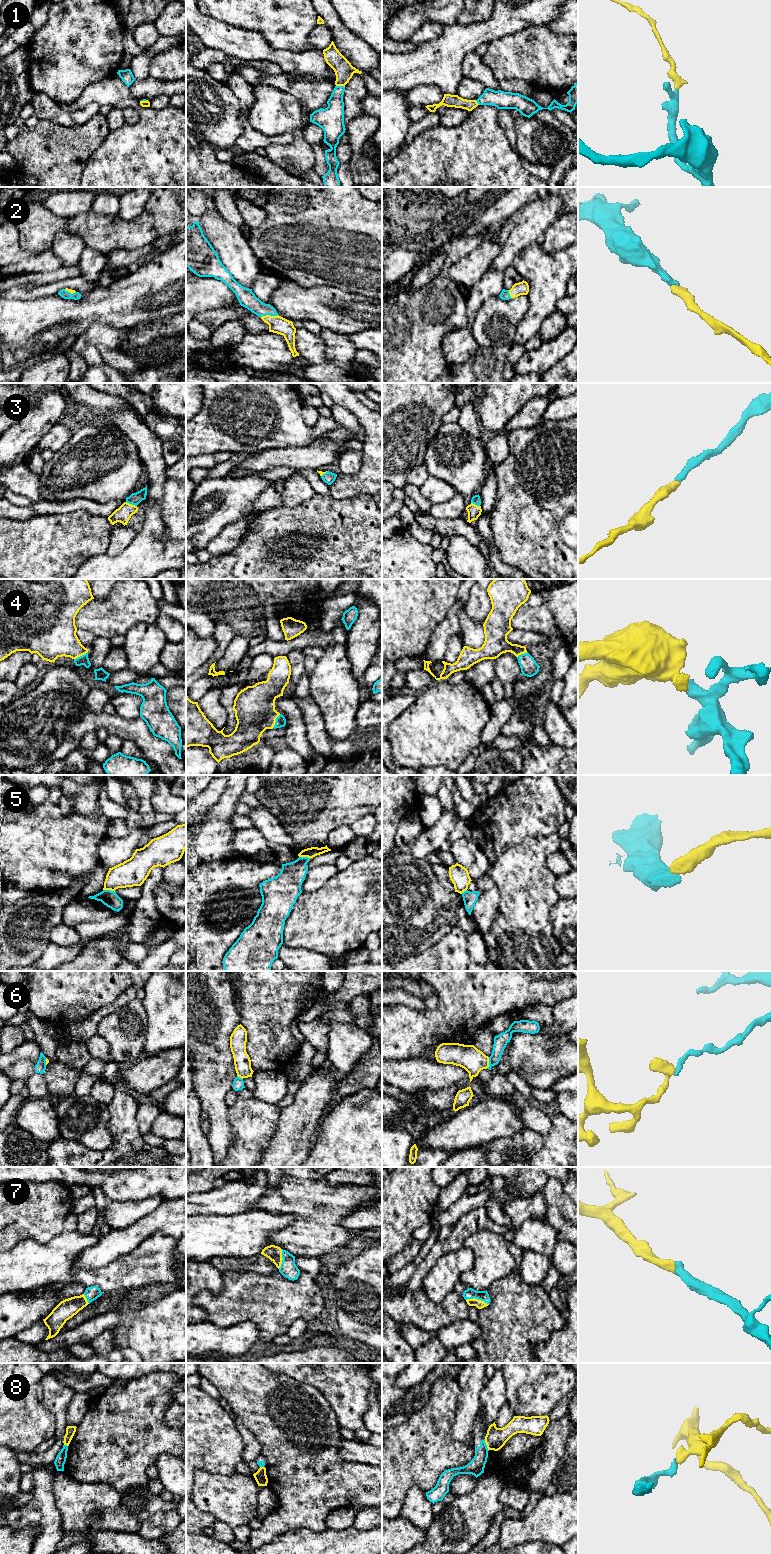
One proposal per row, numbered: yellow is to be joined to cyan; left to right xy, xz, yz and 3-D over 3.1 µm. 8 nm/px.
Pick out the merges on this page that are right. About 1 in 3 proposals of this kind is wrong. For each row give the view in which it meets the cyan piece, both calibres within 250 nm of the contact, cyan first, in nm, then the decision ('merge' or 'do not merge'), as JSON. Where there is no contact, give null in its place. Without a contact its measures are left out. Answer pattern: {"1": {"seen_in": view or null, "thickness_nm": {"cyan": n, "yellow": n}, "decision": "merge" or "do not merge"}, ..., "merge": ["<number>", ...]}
{"1": {"seen_in": "xz", "thickness_nm": {"cyan": 180, "yellow": 150}, "decision": "merge"}, "2": {"seen_in": "xz", "thickness_nm": {"cyan": 140, "yellow": 140}, "decision": "merge"}, "3": {"seen_in": "xy", "thickness_nm": {"cyan": 100, "yellow": 120}, "decision": "merge"}, "4": {"seen_in": "xy", "thickness_nm": {"cyan": 80, "yellow": 320}, "decision": "merge"}, "5": {"seen_in": "xy", "thickness_nm": {"cyan": 130, "yellow": 220}, "decision": "do not merge"}, "6": {"seen_in": "yz", "thickness_nm": {"cyan": 110, "yellow": 190}, "decision": "do not merge"}, "7": {"seen_in": "yz", "thickness_nm": {"cyan": 90, "yellow": 70}, "decision": "merge"}, "8": {"seen_in": "yz", "thickness_nm": {"cyan": 130, "yellow": 170}, "decision": "do not merge"}, "merge": ["1", "2", "3", "4", "7"]}

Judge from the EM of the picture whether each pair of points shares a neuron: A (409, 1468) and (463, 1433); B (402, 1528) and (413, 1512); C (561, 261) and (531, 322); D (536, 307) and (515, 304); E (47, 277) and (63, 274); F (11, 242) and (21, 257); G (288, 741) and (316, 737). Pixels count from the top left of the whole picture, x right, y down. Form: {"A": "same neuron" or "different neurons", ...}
{"A": "different neurons", "B": "different neurons", "C": "same neuron", "D": "different neurons", "E": "same neuron", "F": "same neuron", "G": "different neurons"}

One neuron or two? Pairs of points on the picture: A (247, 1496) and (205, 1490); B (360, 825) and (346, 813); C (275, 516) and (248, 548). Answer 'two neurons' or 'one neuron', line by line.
A: one neuron
B: two neurons
C: one neuron

